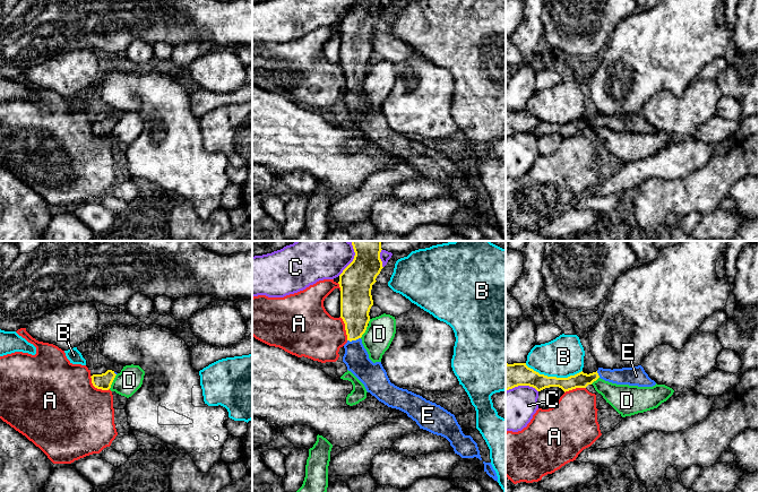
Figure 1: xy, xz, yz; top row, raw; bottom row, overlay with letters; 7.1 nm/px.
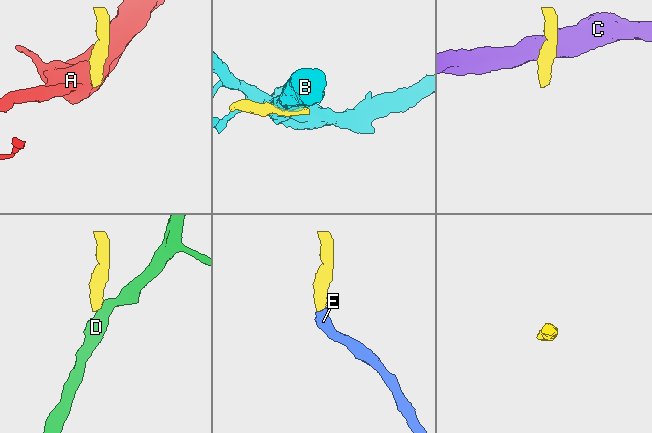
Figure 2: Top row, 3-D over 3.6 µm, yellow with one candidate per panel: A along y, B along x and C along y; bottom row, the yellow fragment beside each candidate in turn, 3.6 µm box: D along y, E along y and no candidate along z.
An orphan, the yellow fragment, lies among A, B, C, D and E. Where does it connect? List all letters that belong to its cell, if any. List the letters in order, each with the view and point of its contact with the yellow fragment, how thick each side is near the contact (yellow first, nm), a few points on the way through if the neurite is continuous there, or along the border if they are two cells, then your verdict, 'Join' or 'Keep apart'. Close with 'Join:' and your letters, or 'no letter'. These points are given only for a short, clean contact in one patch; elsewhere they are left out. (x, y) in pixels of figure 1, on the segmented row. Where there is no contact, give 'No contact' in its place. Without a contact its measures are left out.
A: Touches yellow at xy (97, 388). Thickness 120 nm (yellow) against 500 nm. Boundary: xy (89, 377), (95, 387), (109, 389). Keep apart
B: Touches yellow at yz (553, 377). Thickness 160 nm (yellow) against 280 nm. Keep apart
C: Touches yellow at xz (353, 259). Thickness 240 nm (yellow) against 400 nm. Boundary: xz (352, 242), (354, 258), (338, 275). Keep apart
D: Touches yellow at xy (112, 381). Thickness 120 nm (yellow) against 180 nm. Boundary: xy (117, 374), (109, 388). Keep apart
E: Touches yellow at xz (353, 339). Thickness 220 nm (yellow) against 180 nm. Path across: xz (355, 304), (353, 339), (356, 359). Join
Join: E

